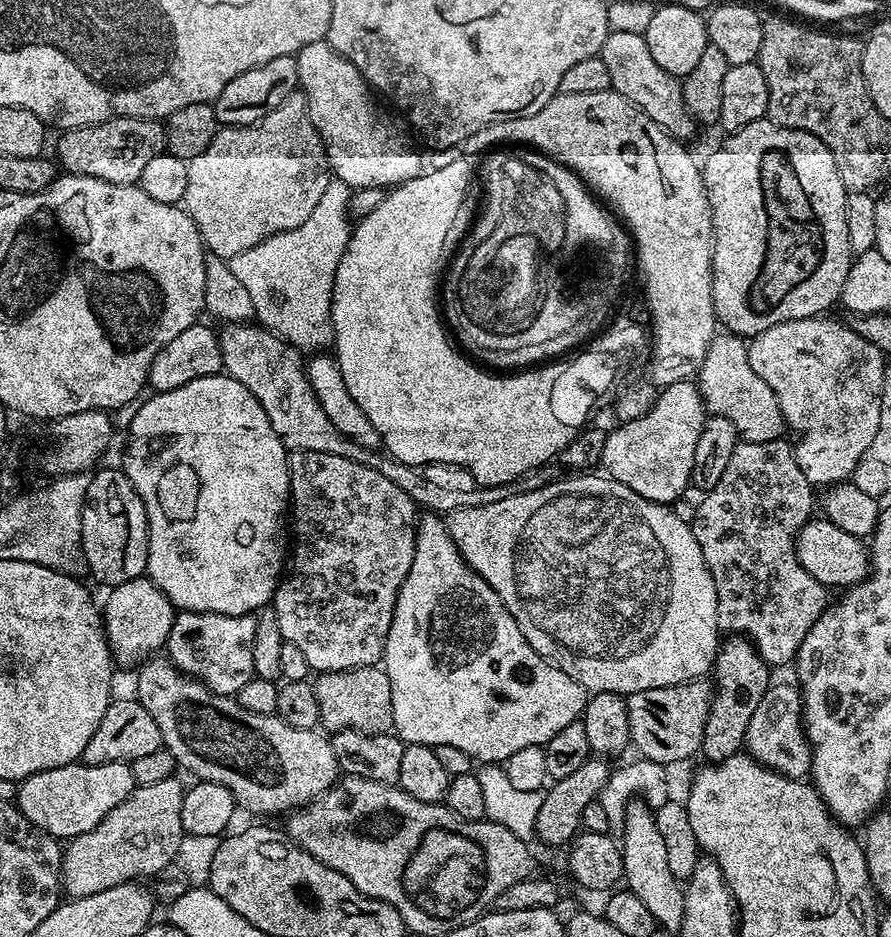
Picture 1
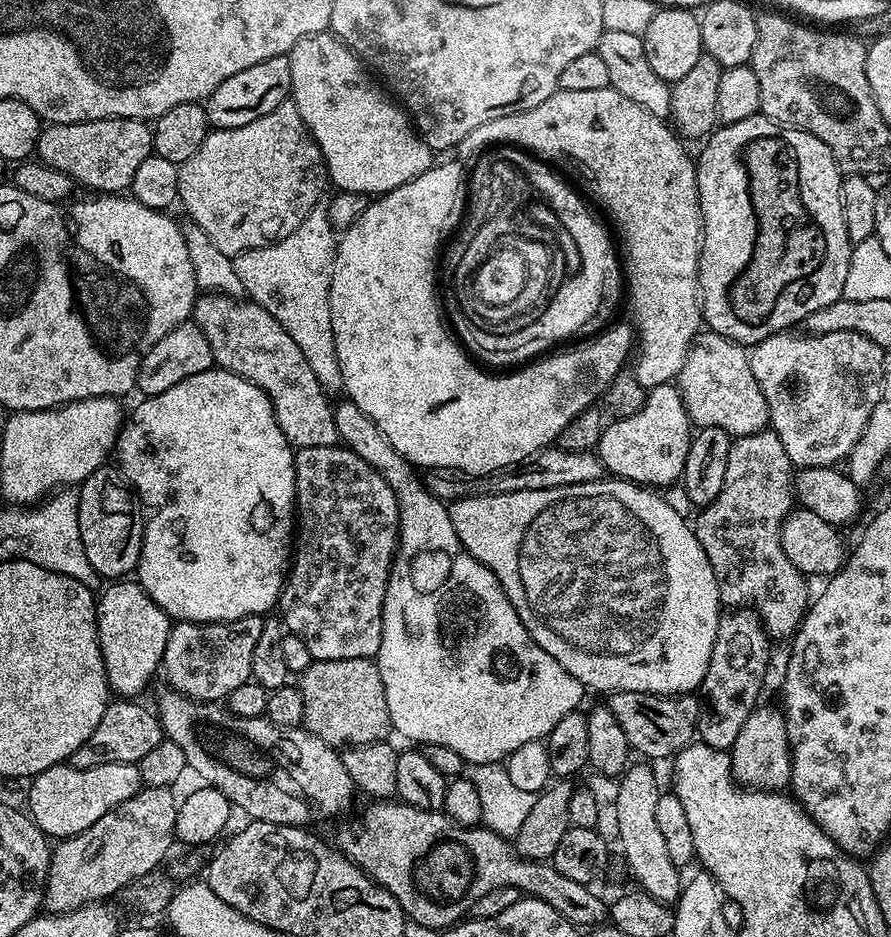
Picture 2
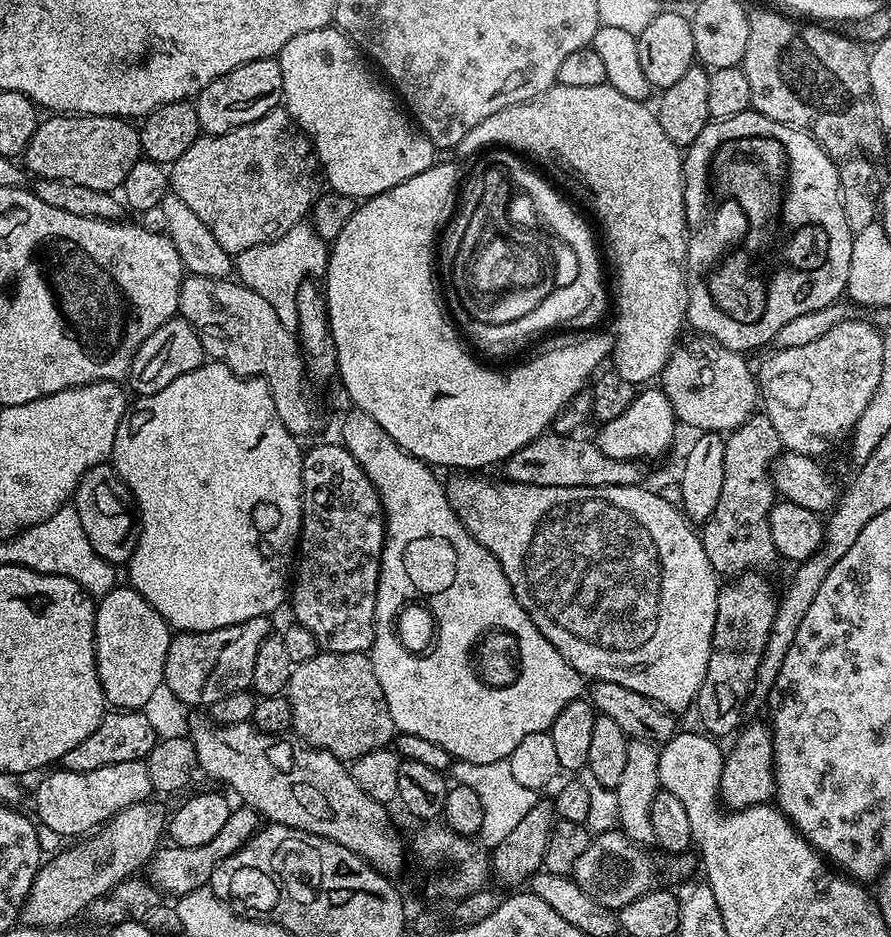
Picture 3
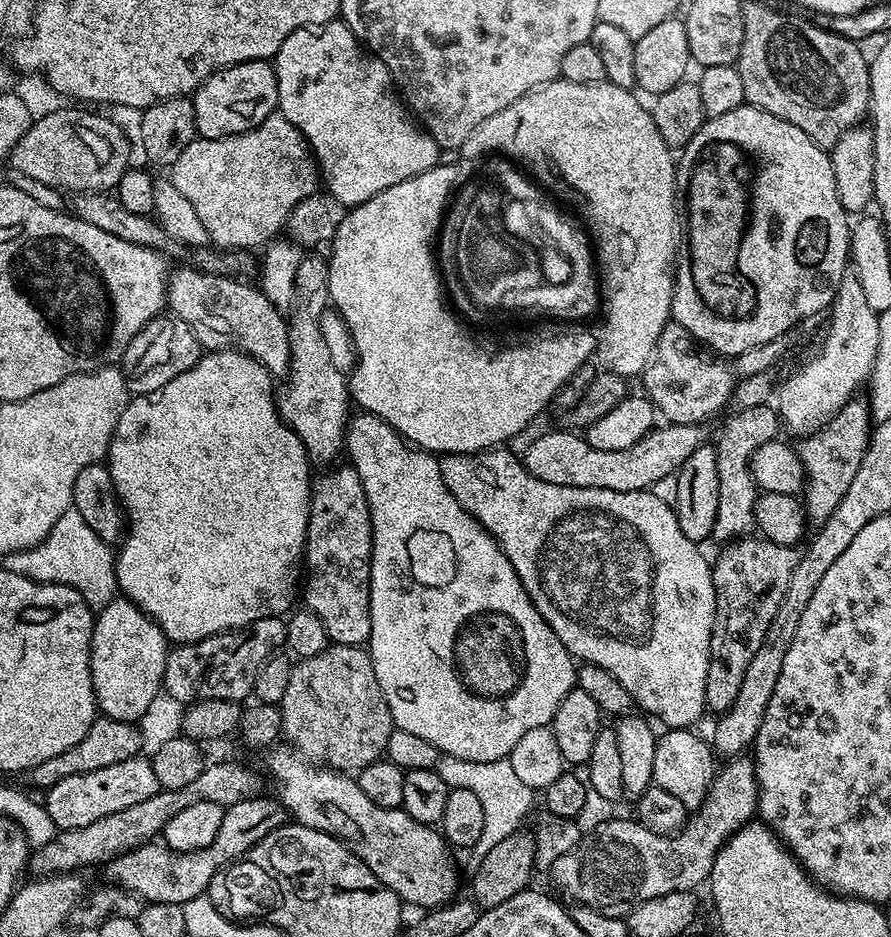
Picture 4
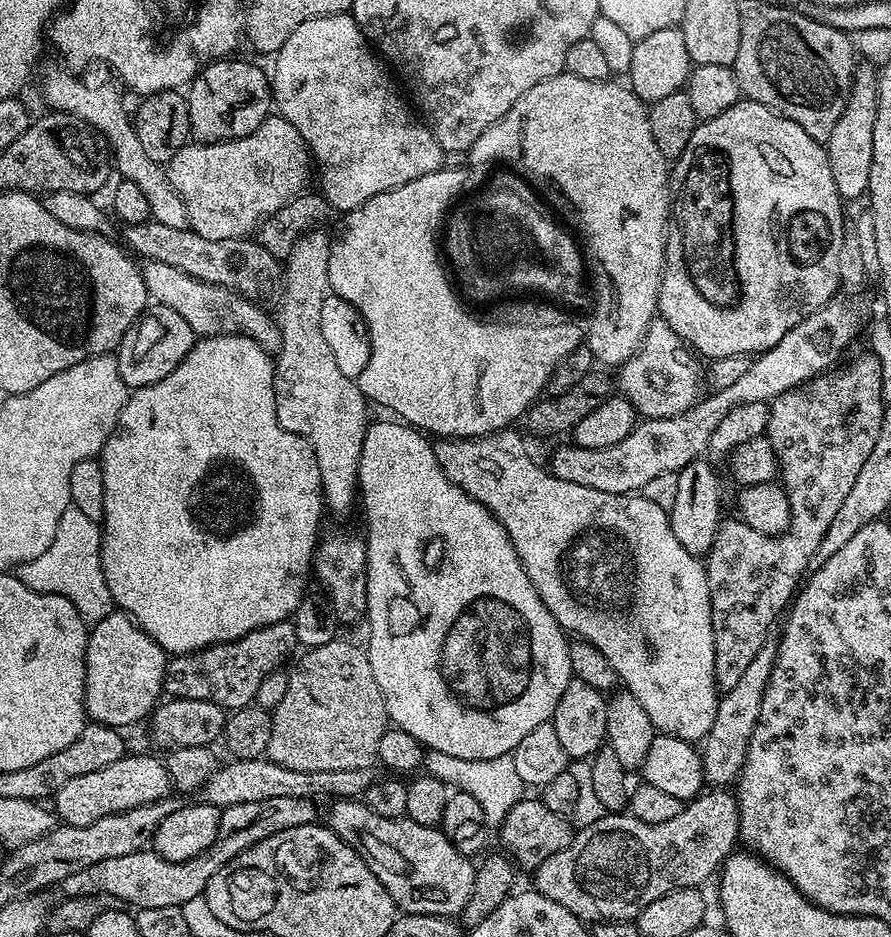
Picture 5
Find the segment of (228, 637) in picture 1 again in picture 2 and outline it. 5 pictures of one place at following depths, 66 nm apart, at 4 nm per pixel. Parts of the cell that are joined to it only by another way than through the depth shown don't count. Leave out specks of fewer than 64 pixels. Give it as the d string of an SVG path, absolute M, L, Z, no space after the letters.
M247 616L217 624L195 624L185 620L173 623L166 638L162 665L162 676L168 679L167 687L192 700L223 701L230 690L238 690L238 686L252 679L250 662L264 621L264 616Z

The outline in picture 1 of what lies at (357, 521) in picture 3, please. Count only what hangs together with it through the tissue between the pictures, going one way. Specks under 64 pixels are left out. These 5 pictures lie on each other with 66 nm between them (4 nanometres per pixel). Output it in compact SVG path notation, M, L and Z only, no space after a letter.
M310 450L289 451L288 491L290 493L290 532L294 537L294 543L290 548L290 567L281 579L280 586L277 588L275 596L272 597L270 605L278 614L278 630L282 630L285 644L298 646L298 650L302 650L302 655L306 657L309 669L316 674L350 671L358 667L379 665L384 655L386 638L390 634L390 622L394 618L398 590L402 586L406 574L410 574L410 562L414 562L418 505L406 490L402 490L394 482L390 482L378 470L351 461L350 458L339 457L335 454L316 453Z

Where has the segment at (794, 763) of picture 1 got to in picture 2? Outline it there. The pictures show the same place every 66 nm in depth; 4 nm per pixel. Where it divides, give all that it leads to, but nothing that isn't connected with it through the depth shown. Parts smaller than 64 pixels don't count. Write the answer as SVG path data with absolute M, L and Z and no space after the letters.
M766 704L756 707L738 730L730 755L732 777L737 783L760 791L780 792L787 789L792 779L792 754L783 711Z

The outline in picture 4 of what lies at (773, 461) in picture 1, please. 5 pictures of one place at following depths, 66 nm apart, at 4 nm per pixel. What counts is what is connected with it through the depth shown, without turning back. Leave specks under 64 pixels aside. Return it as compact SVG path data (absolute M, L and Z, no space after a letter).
M771 403L741 408L733 413L725 422L720 437L714 441L718 458L718 518L714 518L711 539L719 542L735 542L747 537L755 529L754 506L758 489L756 481L749 478L748 464L758 446L766 446L766 442L777 439L782 432L782 421Z

